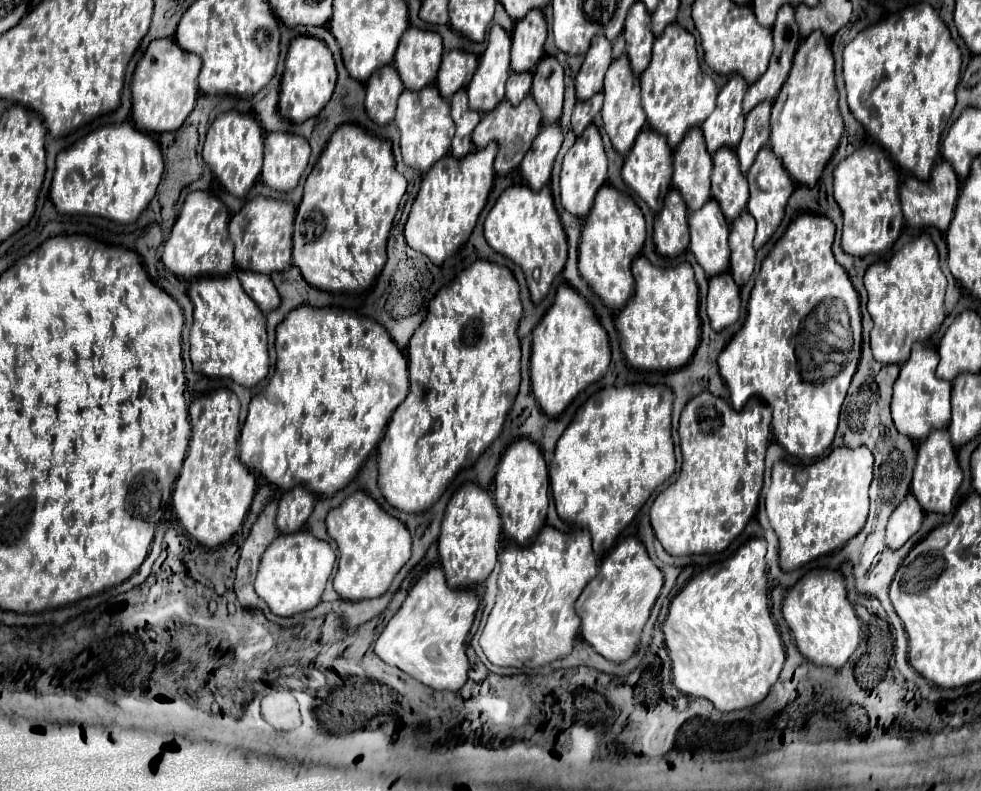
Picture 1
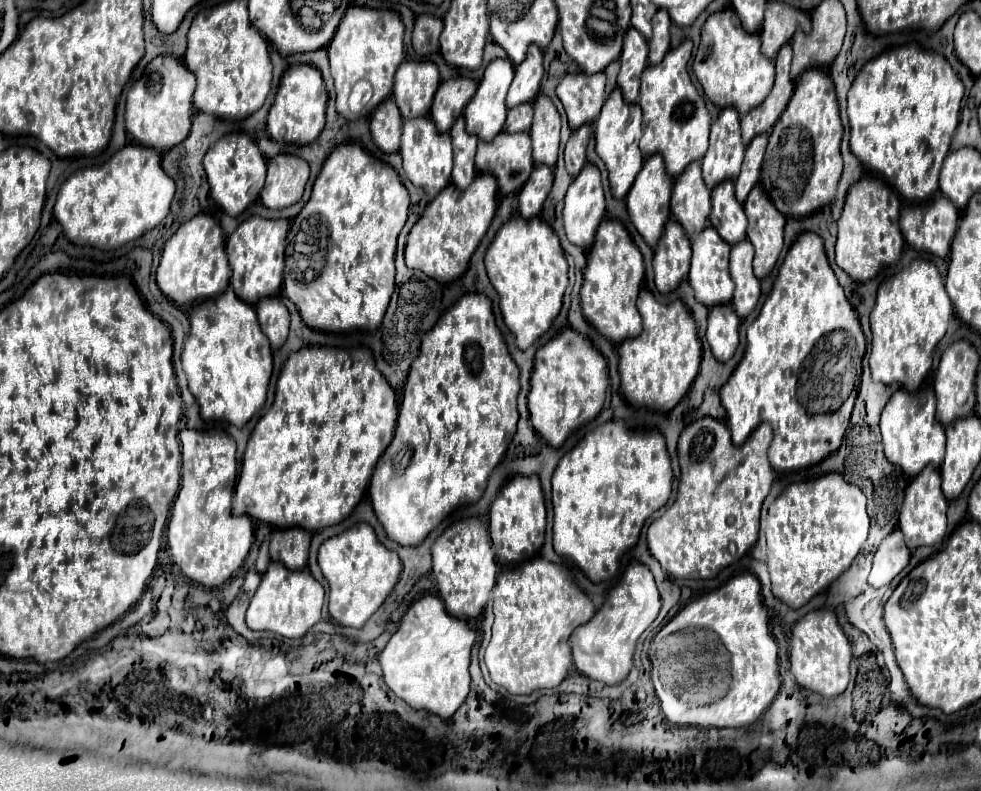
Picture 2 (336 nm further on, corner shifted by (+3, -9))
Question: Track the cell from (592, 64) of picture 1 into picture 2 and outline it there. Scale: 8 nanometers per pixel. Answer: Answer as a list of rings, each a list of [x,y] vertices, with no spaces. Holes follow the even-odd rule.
[[[605,72],[567,74],[557,86],[557,96],[563,102],[571,130],[593,122],[605,100]]]

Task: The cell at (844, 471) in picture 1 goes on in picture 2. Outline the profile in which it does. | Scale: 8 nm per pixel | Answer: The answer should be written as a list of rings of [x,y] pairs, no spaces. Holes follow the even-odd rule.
[[[839,472],[823,474],[807,484],[791,486],[783,492],[767,512],[767,566],[771,574],[773,594],[791,608],[809,602],[811,596],[825,590],[841,572],[845,572],[869,536],[869,516],[865,512],[865,494],[861,488],[843,480]]]

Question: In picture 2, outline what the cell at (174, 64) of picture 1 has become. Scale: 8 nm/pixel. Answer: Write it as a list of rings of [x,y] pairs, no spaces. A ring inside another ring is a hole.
[[[157,56],[151,60],[143,76],[129,88],[125,106],[125,128],[133,142],[167,152],[183,142],[191,128],[195,76],[173,56]]]

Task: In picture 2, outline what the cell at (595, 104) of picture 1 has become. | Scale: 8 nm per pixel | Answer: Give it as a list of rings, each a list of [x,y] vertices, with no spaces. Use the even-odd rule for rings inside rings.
[[[583,124],[581,128],[571,132],[571,138],[565,148],[565,166],[571,176],[577,176],[585,164],[585,150],[587,150],[591,132],[593,132],[591,124]]]

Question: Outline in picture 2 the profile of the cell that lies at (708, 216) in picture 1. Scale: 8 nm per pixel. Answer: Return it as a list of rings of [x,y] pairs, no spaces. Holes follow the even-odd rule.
[[[707,226],[699,236],[695,236],[695,240],[691,240],[691,248],[693,248],[693,258],[691,258],[691,270],[689,270],[689,284],[695,290],[697,302],[705,304],[707,308],[711,308],[715,304],[731,302],[733,288],[735,288],[731,274],[729,274],[731,246],[715,232],[713,226]]]

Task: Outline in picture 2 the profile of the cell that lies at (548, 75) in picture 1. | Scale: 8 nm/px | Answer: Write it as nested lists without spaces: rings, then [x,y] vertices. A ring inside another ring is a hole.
[[[539,94],[533,100],[533,106],[535,106],[535,116],[529,132],[533,140],[533,160],[535,164],[555,166],[559,152],[561,116],[551,98],[545,94]]]

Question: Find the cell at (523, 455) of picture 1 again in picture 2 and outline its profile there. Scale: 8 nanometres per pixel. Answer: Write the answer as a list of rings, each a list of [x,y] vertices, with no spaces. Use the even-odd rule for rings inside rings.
[[[517,474],[499,490],[489,510],[489,534],[501,564],[529,560],[541,550],[545,536],[545,498],[539,476]]]

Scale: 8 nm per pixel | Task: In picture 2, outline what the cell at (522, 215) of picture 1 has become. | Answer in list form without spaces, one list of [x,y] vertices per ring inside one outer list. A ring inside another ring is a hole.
[[[513,216],[509,222],[505,222],[497,230],[493,242],[489,244],[485,252],[485,268],[487,268],[491,284],[495,286],[499,294],[499,306],[501,306],[501,314],[503,314],[507,328],[517,336],[517,346],[521,350],[527,350],[543,332],[547,332],[547,328],[551,326],[551,322],[561,310],[563,292],[567,288],[567,268],[569,266],[565,260],[565,252],[559,244],[559,236],[555,236],[555,230],[543,224],[543,220],[537,216],[531,220]]]

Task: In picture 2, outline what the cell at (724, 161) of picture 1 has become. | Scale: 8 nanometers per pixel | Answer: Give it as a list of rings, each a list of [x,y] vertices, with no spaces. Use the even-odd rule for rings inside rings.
[[[723,180],[713,188],[709,220],[719,236],[727,240],[727,244],[735,244],[745,238],[747,214],[743,210],[743,204],[735,200],[733,180]]]

